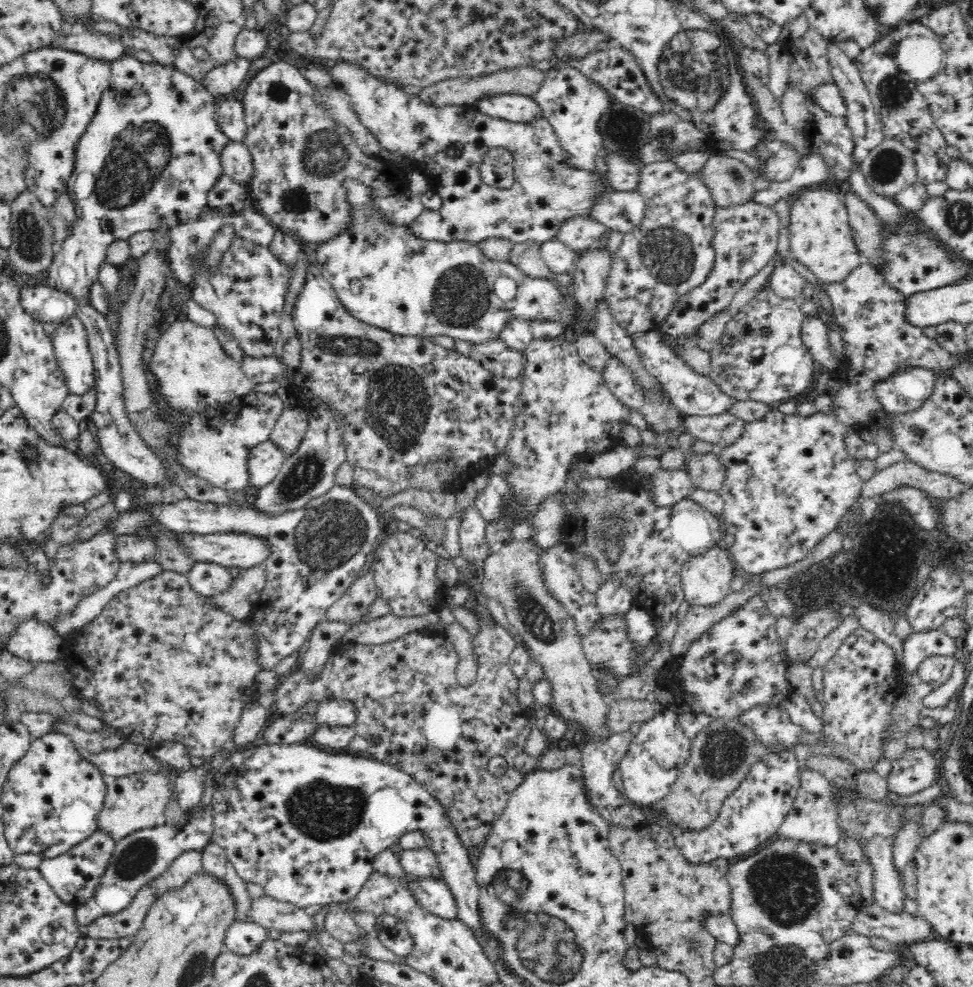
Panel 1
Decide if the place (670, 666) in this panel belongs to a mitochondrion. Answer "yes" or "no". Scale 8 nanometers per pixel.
no

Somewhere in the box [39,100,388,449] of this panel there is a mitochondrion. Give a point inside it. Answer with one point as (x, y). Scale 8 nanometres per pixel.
(140, 153)

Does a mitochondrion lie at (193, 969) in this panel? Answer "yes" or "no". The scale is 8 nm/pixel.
yes

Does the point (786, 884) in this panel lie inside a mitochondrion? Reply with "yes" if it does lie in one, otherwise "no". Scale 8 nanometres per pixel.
yes

